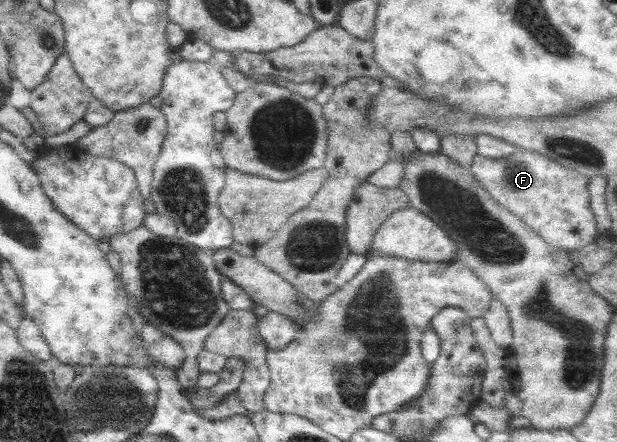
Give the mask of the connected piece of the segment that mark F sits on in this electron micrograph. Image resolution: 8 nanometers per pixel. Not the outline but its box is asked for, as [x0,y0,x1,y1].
[469,148,600,251]

